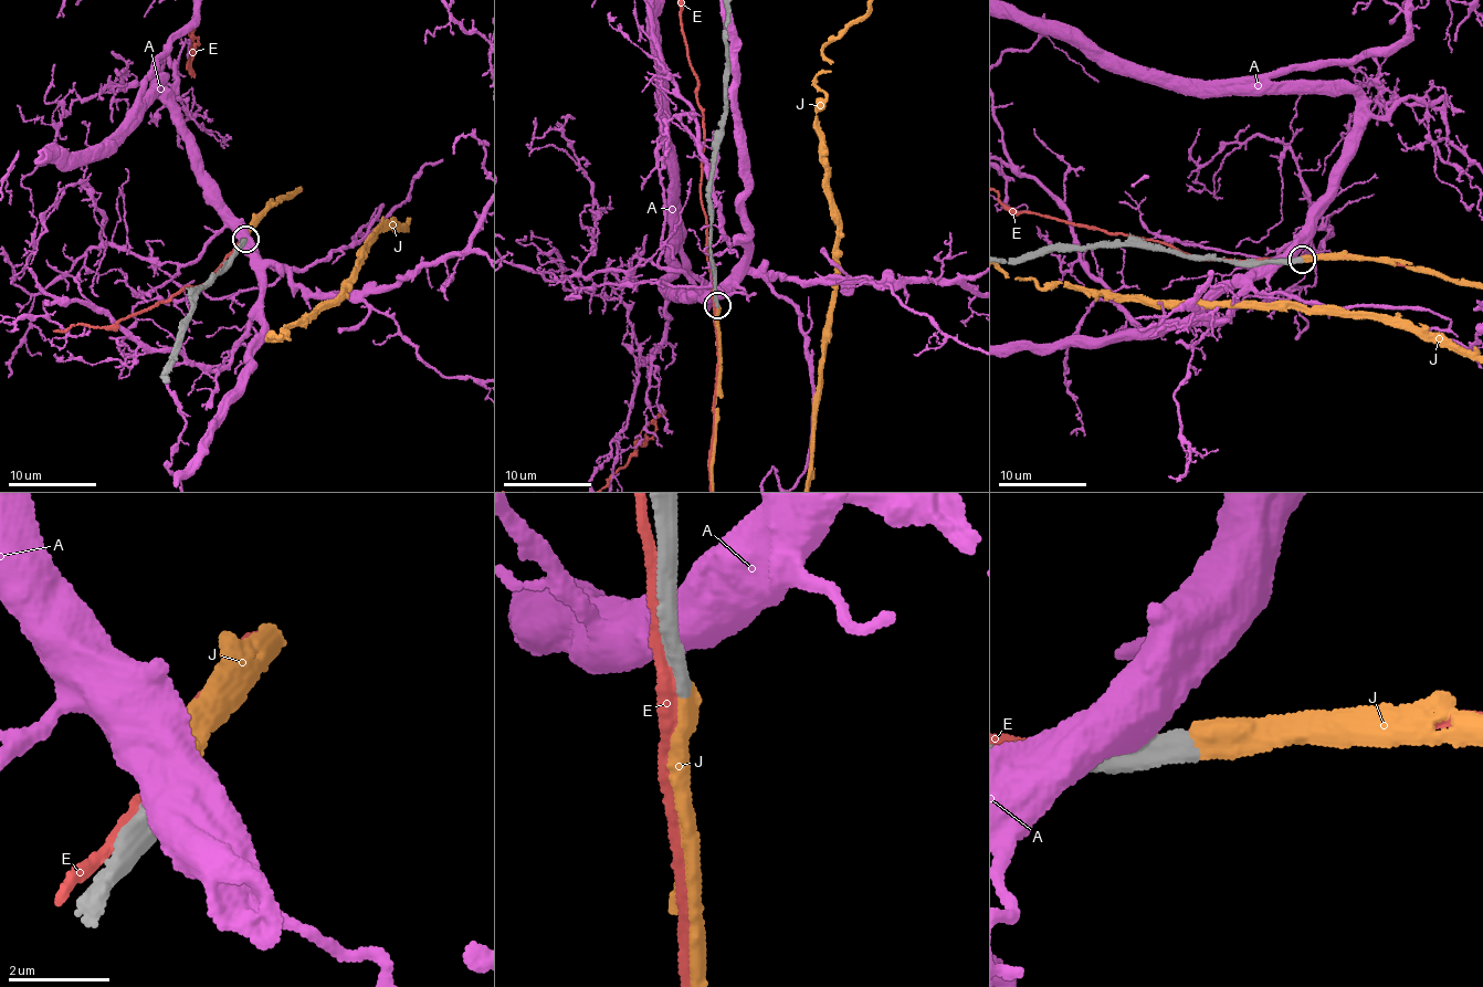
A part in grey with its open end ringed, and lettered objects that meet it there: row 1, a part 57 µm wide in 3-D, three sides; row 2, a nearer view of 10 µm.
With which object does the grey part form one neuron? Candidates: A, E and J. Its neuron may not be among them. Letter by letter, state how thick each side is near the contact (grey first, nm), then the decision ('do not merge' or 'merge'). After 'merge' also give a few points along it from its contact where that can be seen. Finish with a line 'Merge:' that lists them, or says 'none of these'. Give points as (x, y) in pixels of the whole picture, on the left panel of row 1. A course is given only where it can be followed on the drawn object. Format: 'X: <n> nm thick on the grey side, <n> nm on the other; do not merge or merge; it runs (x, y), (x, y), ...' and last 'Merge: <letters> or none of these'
A: 400 nm thick on the grey side, 850 nm on the other; do not merge
E: 400 nm thick on the grey side, 220 nm on the other; do not merge
J: 400 nm thick on the grey side, 500 nm on the other; merge
Merge: J

